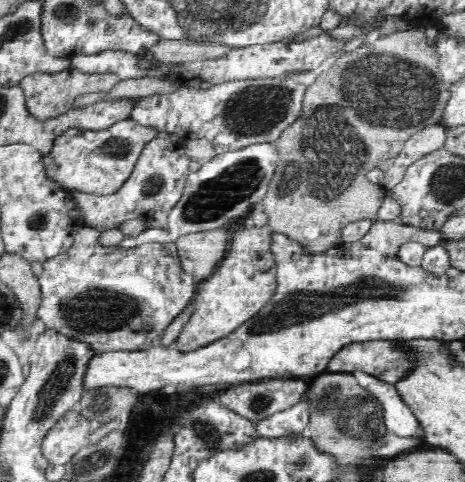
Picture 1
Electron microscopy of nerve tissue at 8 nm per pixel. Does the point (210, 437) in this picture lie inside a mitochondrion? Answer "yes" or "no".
yes

